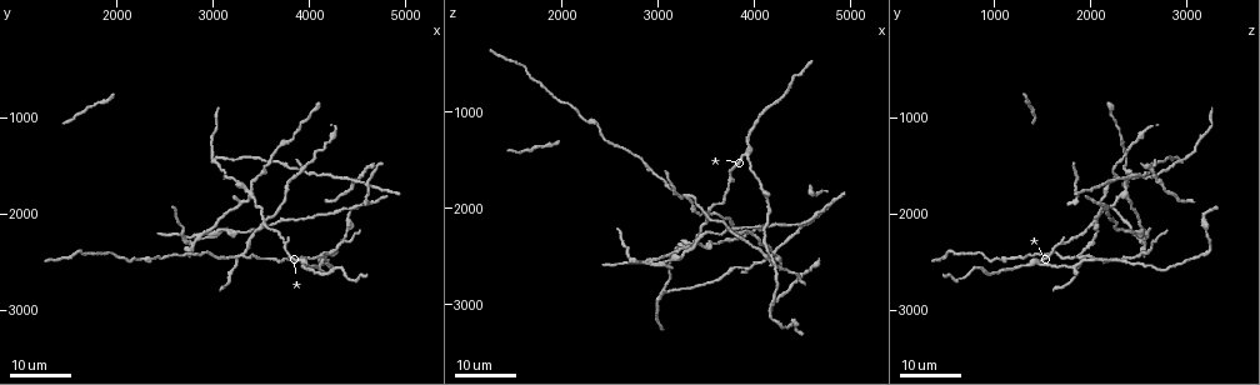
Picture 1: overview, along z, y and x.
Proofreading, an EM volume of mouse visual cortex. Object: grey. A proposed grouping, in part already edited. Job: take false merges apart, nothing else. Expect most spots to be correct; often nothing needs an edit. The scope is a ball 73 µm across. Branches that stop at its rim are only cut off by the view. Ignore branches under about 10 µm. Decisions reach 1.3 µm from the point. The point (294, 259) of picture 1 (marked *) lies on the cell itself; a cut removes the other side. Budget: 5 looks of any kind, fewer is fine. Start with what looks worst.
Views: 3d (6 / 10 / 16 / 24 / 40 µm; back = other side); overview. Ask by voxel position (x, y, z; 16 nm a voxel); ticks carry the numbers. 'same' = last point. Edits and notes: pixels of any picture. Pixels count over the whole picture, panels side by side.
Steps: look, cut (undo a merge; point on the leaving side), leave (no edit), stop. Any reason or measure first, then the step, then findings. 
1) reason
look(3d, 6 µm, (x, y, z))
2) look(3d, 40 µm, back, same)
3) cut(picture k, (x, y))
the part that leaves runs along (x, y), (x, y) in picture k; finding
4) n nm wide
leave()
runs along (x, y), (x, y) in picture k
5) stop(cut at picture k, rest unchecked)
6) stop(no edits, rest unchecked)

four-way junction
look(3d, 16 µm, (3400, 1760, 2360))

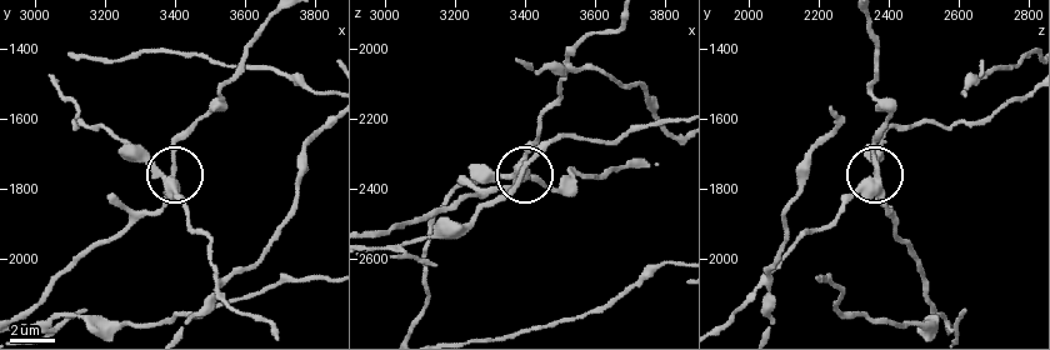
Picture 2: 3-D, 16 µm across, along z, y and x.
closer look
look(3d, 6 µm, (3390, 1780, 2370))

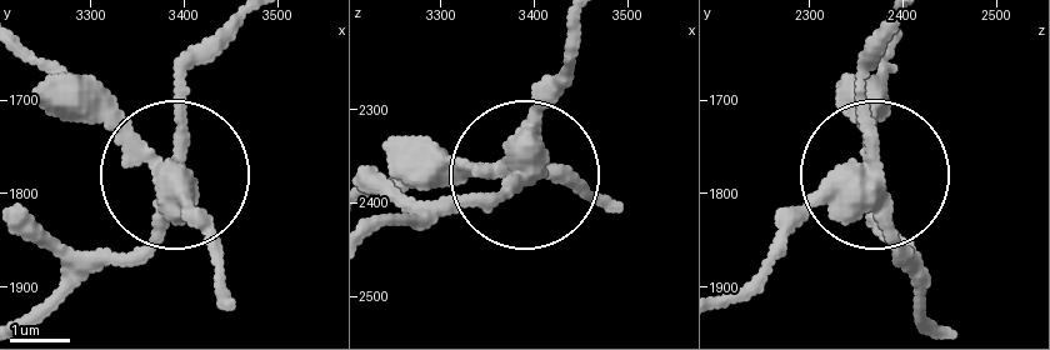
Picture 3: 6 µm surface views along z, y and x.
look(3d, 6 µm, back, (3385, 1780, 2365))

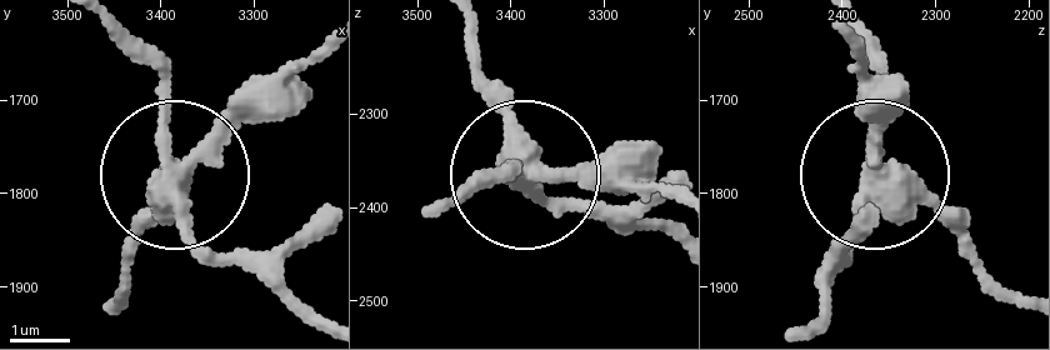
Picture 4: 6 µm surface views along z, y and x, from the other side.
410 nm wide
cut(picture 4, (215, 263))
two cells meet here

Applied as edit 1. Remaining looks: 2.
four or more arms meet
look(3d, 24 µm, (3540, 2080, 2060))

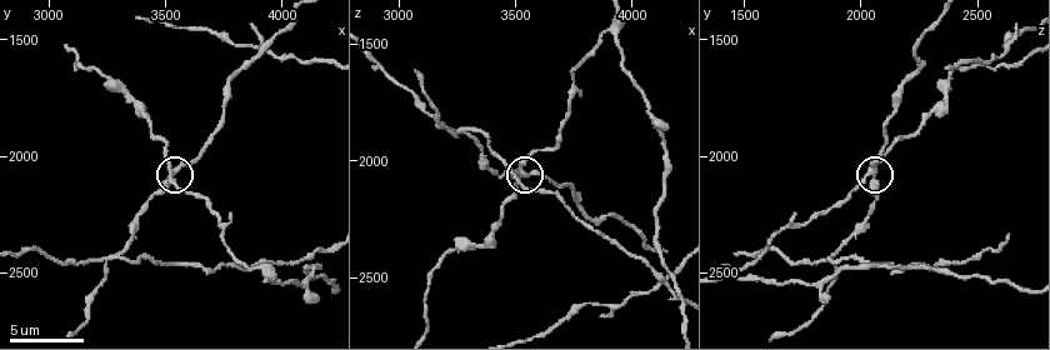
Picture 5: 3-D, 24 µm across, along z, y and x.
look(3d, 6 µm, same)

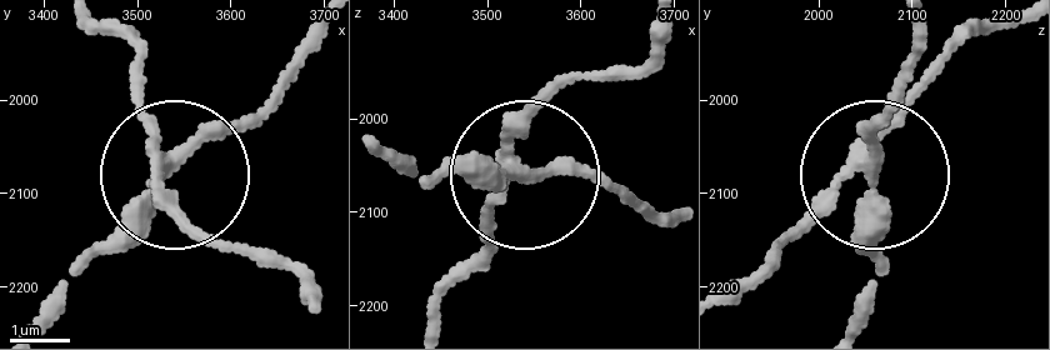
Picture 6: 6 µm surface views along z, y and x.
4 arms
cut(picture 6, (124, 244))
the part that leaves runs along (158, 170), (143, 210), (39, 329) in picture 6; two cells meet here

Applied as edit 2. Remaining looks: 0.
stop(cut at picture 4, cut at picture 6, rest unchecked)

